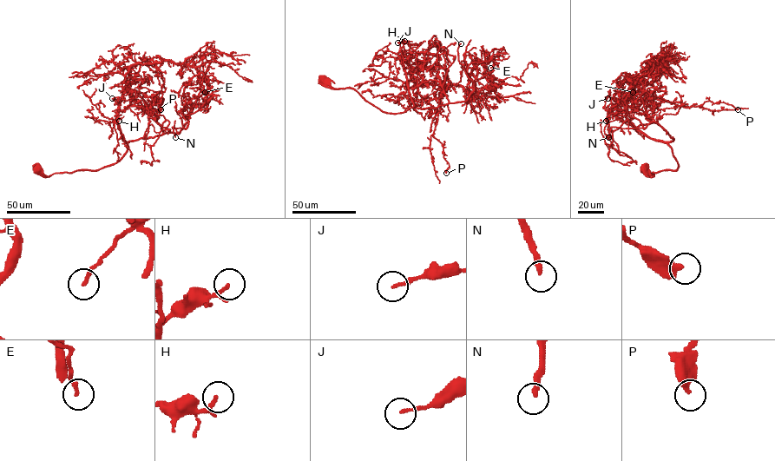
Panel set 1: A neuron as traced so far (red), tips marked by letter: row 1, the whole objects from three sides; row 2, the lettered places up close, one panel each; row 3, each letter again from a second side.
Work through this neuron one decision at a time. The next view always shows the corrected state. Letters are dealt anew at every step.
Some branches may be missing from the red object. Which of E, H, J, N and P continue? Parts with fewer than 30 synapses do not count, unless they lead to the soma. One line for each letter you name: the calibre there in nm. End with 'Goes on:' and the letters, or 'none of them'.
H: calibre 110 nm
N: calibre 240 nm
Goes on: H, N

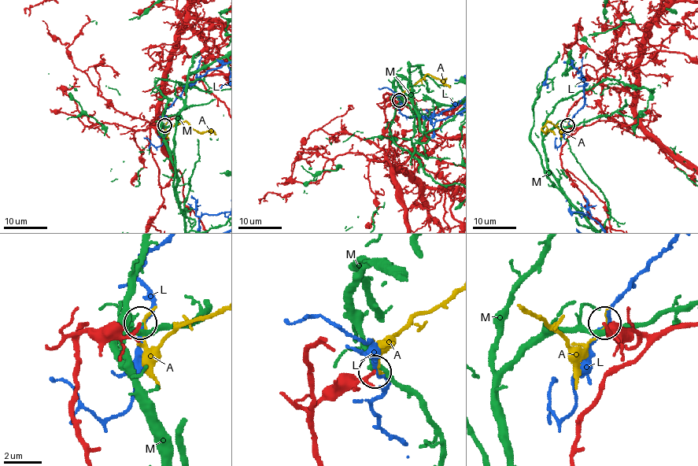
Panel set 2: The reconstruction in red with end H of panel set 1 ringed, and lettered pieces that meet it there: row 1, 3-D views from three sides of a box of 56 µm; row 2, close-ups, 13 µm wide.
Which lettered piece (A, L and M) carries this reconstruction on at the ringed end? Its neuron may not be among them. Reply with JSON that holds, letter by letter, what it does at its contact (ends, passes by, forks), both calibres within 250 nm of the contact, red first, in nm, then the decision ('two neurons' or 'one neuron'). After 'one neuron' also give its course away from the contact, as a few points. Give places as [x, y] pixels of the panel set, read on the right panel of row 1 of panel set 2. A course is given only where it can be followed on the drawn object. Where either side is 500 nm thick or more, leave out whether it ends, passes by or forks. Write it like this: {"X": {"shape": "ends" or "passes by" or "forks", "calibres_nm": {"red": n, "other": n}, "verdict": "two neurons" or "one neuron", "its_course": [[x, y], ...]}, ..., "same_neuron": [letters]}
{"A": {"shape": "ends", "calibres_nm": {"red": 130, "other": 150}, "verdict": "two neurons"}, "L": {"shape": "passes by", "calibres_nm": {"red": 200, "other": 200}, "verdict": "two neurons"}, "M": {"shape": "passes by", "calibres_nm": {"red": 200, "other": 220}, "verdict": "two neurons"}, "same_neuron": []}

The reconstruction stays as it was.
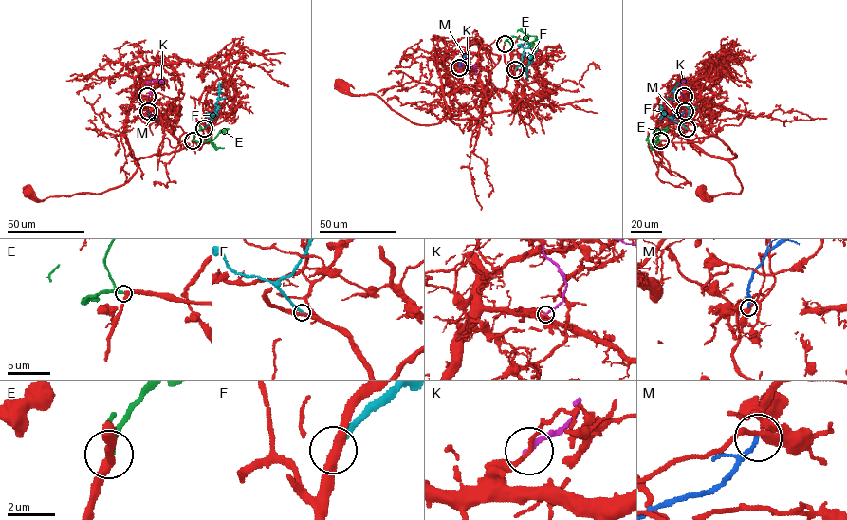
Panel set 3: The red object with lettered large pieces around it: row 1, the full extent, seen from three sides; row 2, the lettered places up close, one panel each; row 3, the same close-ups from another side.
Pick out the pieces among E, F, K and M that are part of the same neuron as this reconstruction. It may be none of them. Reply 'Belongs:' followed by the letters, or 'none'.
Belongs: E

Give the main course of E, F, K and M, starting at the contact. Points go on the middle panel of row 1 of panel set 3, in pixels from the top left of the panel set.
E: (505, 44), (510, 36), (523, 39), (527, 35), (517, 32)
F: (515, 69), (521, 65), (526, 72), (530, 63)
K: (459, 66), (462, 63), (458, 64), (475, 69), (476, 74)
M: (460, 68), (460, 61), (470, 51)

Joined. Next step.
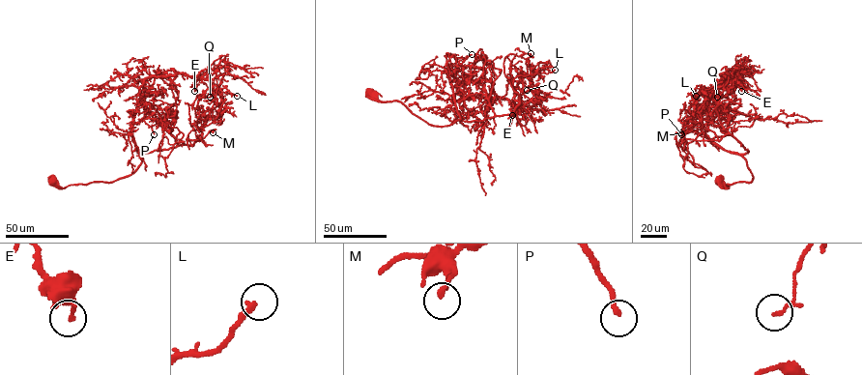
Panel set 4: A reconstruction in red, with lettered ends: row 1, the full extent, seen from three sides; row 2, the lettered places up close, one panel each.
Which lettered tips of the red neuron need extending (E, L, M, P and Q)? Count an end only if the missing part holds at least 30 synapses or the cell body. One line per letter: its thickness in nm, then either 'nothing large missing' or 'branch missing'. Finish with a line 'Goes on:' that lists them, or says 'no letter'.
E: 170 nm thick; nothing large missing
L: 240 nm thick; nothing large missing
M: 170 nm thick; nothing large missing
P: 200 nm thick; branch missing
Q: 180 nm thick; nothing large missing
Goes on: P

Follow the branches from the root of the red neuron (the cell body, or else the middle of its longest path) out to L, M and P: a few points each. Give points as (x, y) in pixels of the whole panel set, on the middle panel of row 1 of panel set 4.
L: (371, 92), (448, 126), (460, 115), (510, 114), (524, 83), (516, 70), (519, 81), (531, 81), (555, 70)
M: (371, 92), (434, 126), (510, 114), (519, 96), (503, 61), (531, 53)
P: (371, 92), (382, 101), (400, 101), (429, 124), (449, 126), (460, 116), (448, 74), (472, 54)

